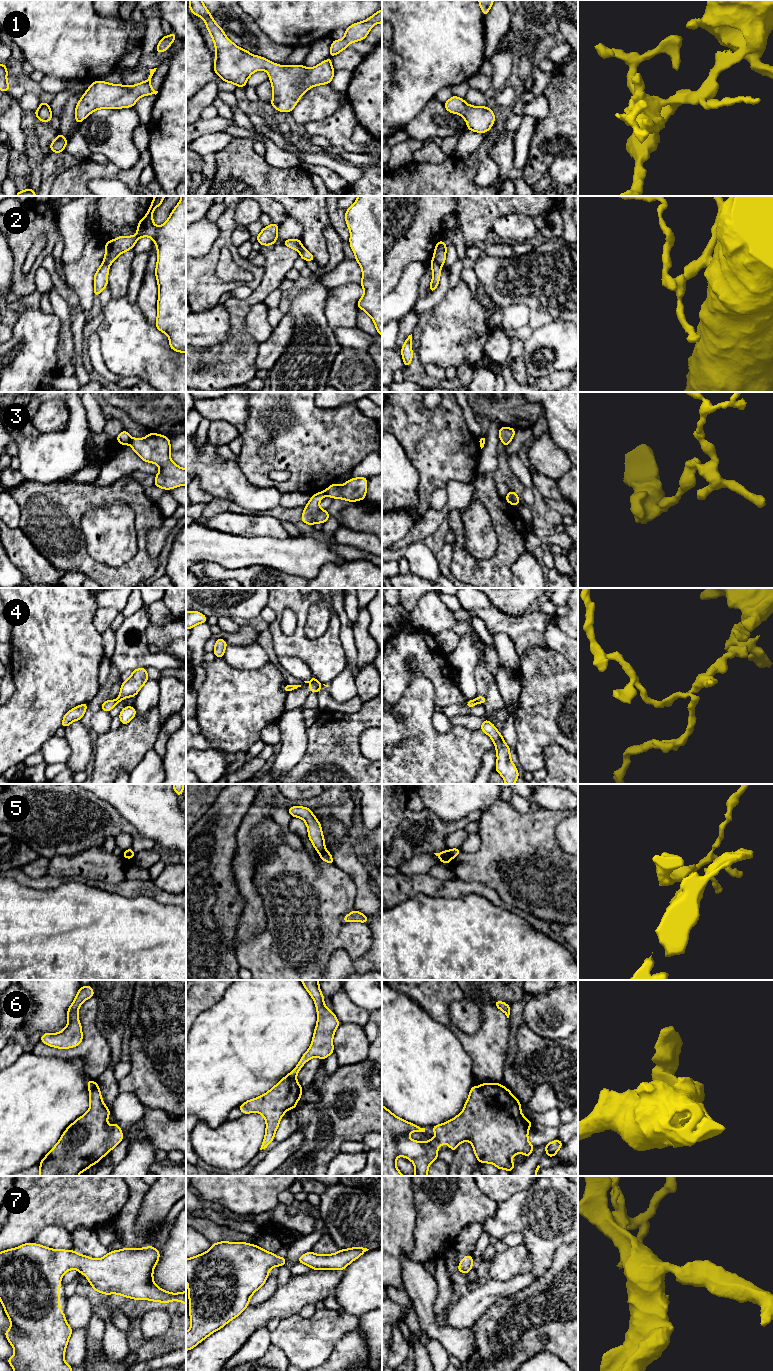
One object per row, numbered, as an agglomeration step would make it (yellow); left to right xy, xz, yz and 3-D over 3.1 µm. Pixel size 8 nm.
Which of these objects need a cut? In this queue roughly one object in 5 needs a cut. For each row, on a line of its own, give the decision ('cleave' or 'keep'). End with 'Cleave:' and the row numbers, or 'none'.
1: keep
2: cleave
3: cleave
4: cleave
5: cleave
6: keep
7: keep
Cleave: 2, 3, 4, 5

